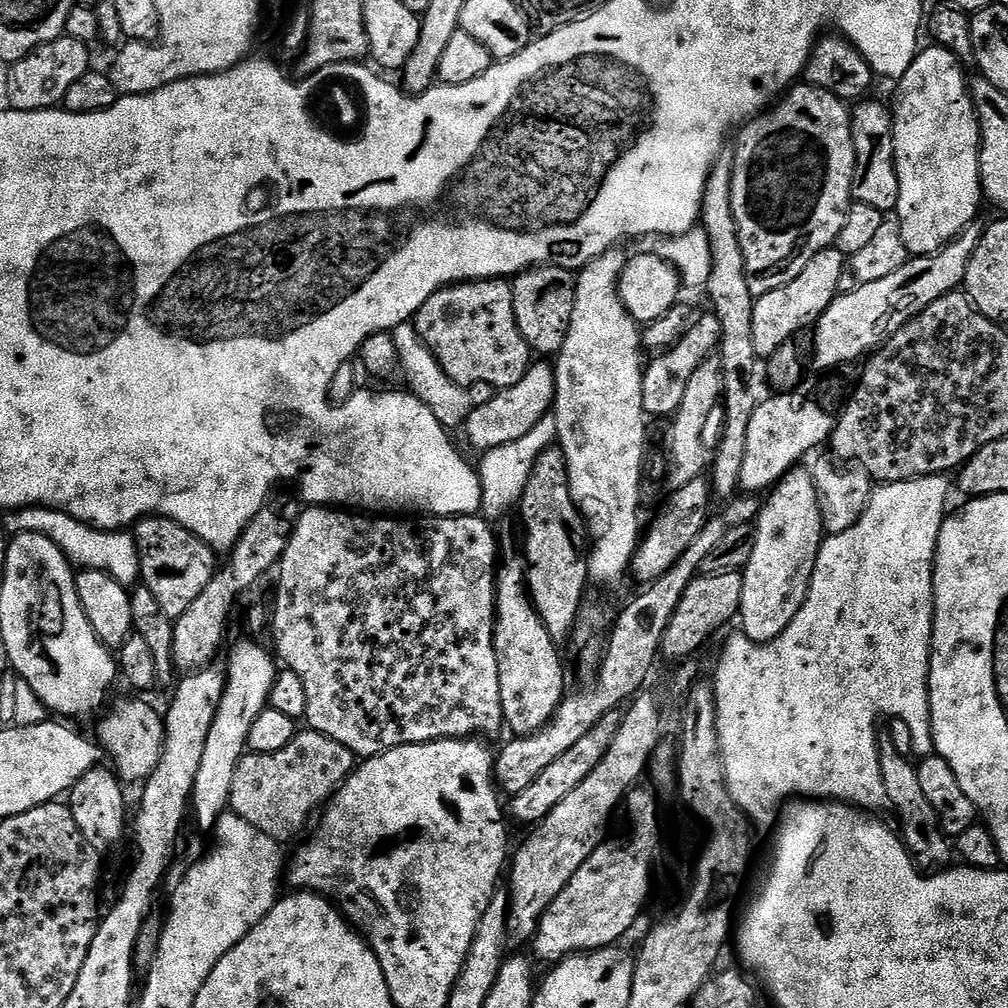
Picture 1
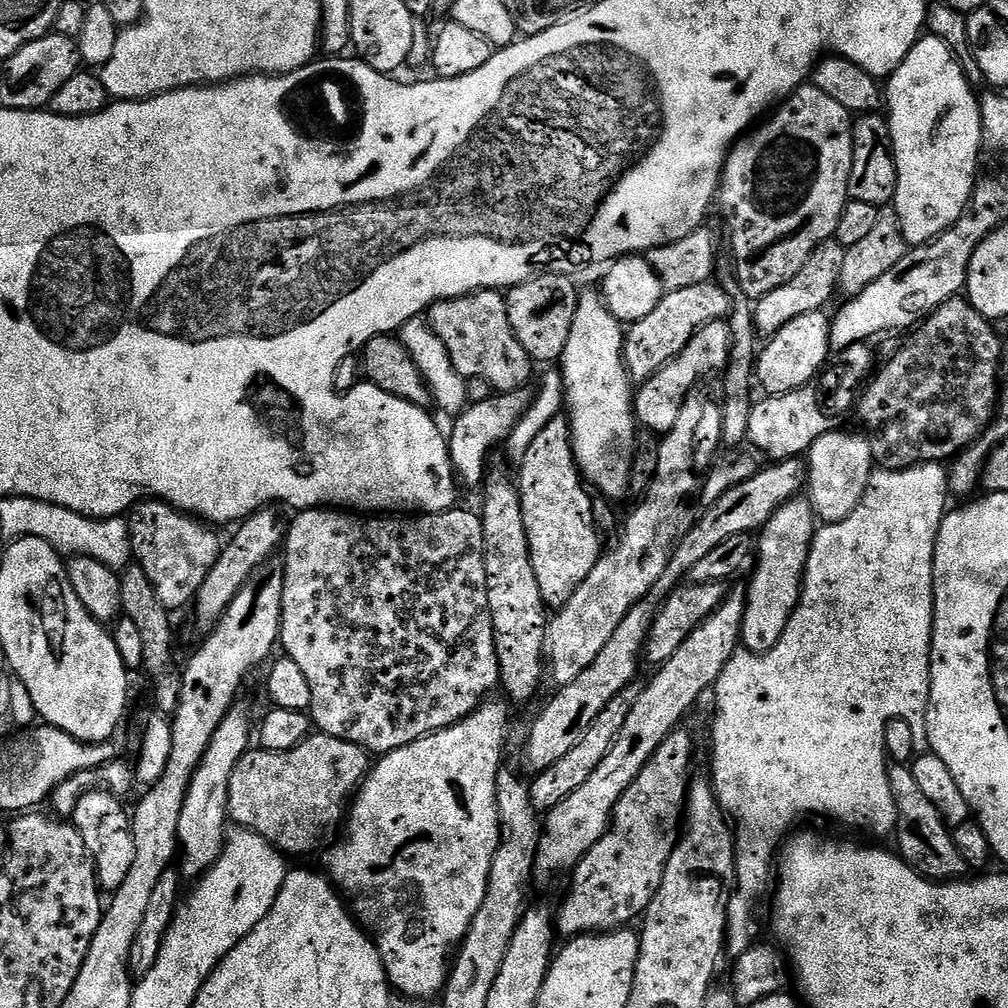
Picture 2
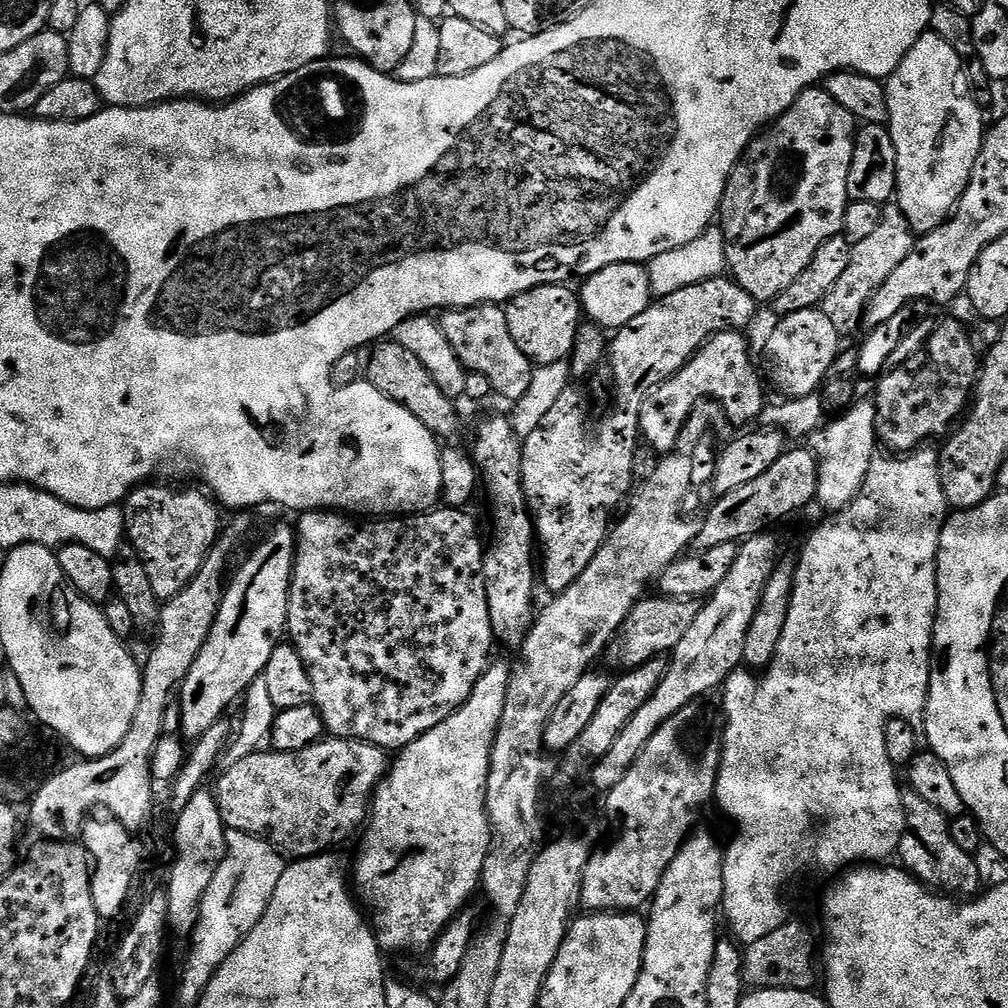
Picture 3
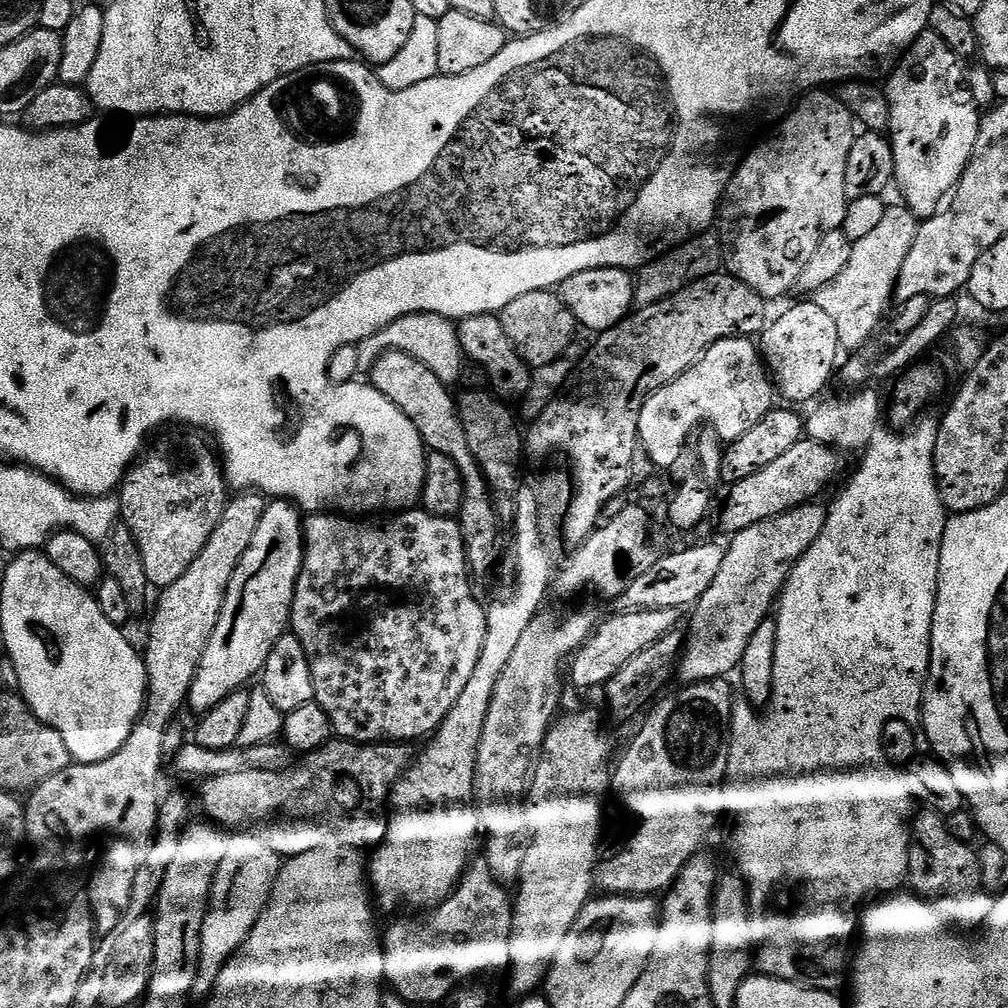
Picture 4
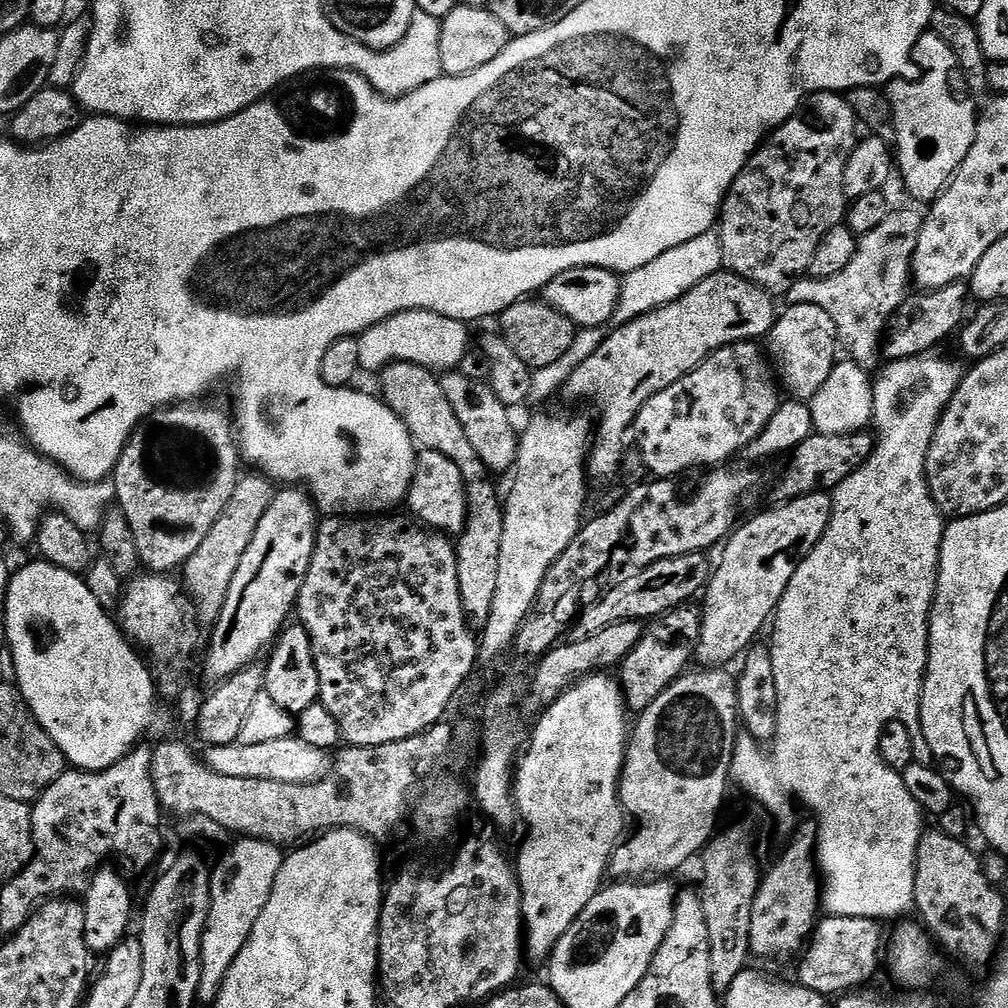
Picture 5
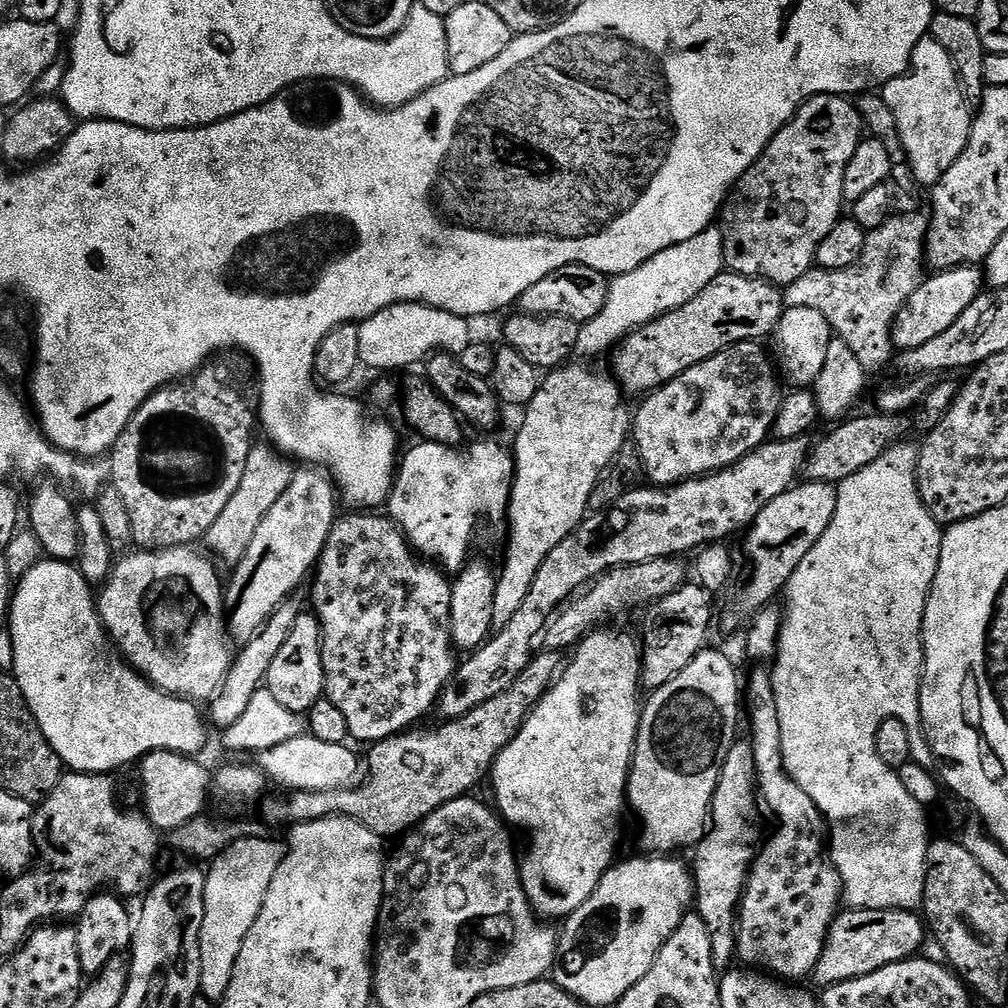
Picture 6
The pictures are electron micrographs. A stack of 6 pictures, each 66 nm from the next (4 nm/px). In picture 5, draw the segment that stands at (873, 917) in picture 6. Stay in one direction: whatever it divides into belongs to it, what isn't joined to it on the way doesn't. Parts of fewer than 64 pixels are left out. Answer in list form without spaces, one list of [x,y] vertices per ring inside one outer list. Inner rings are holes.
[[[825,915],[812,931],[812,939],[799,957],[800,965],[796,968],[795,979],[803,988],[809,988],[829,998],[863,989],[867,985],[864,983],[875,974],[880,960],[882,964],[886,932],[880,927],[880,920]]]

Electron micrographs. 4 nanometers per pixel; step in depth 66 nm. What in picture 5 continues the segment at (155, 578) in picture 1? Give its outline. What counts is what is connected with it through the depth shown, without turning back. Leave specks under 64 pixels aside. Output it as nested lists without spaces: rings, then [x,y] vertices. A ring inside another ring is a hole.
[[[185,402],[153,412],[140,424],[116,463],[118,507],[130,521],[140,563],[149,573],[172,574],[202,546],[242,475],[234,420],[208,402]]]

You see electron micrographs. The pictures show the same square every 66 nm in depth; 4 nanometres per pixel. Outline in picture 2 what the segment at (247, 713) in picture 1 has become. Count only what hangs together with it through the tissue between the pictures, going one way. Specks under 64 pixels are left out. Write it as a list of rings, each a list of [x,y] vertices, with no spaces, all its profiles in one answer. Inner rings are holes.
[[[233,706],[222,718],[222,726],[214,730],[214,738],[210,738],[210,746],[190,782],[190,790],[186,790],[186,802],[182,806],[182,818],[178,818],[179,851],[184,856],[182,872],[185,877],[199,878],[216,865],[216,860],[224,850],[226,829],[230,824],[228,803],[230,802],[230,778],[238,766],[238,762],[250,750],[254,740],[254,720],[240,709]]]

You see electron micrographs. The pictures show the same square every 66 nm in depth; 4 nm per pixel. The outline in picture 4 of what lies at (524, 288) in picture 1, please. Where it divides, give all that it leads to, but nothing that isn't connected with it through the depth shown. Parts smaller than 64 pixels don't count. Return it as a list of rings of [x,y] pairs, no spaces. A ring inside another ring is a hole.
[[[534,290],[530,294],[522,294],[522,298],[514,298],[510,306],[498,313],[502,322],[502,330],[506,330],[506,338],[518,350],[518,354],[535,370],[542,366],[550,366],[577,339],[578,325],[574,314],[562,302],[559,291]]]

